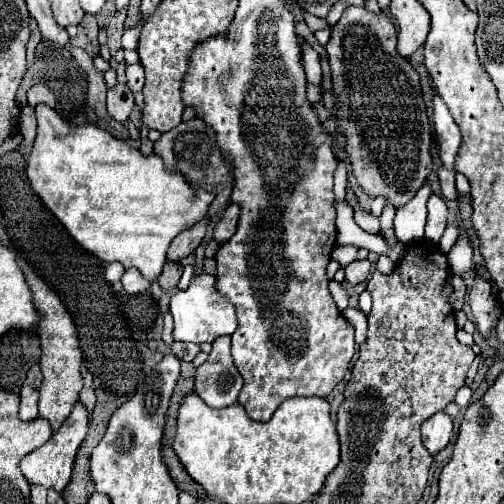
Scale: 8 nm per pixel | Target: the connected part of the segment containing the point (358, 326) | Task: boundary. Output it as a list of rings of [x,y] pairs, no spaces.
[[[346,309],[342,313],[346,317],[346,321],[356,329],[356,345],[360,345],[364,339],[366,339],[366,331],[368,331],[368,325],[366,325],[366,315],[360,311],[360,309]]]

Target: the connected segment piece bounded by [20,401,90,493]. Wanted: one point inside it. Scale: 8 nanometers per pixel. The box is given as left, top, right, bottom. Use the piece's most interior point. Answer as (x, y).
(50, 465)

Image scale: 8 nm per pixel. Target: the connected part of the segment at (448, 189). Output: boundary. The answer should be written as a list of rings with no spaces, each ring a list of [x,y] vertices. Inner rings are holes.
[[[442,167],[438,171],[440,175],[440,185],[442,185],[442,195],[448,199],[458,199],[458,191],[456,191],[456,183],[454,183],[454,173],[448,171],[446,167]]]

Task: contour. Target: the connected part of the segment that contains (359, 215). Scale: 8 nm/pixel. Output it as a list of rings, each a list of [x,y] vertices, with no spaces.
[[[356,205],[354,209],[356,209],[356,211],[354,211],[356,223],[358,223],[366,233],[378,233],[378,217],[372,217],[370,213],[362,211],[360,205]]]

